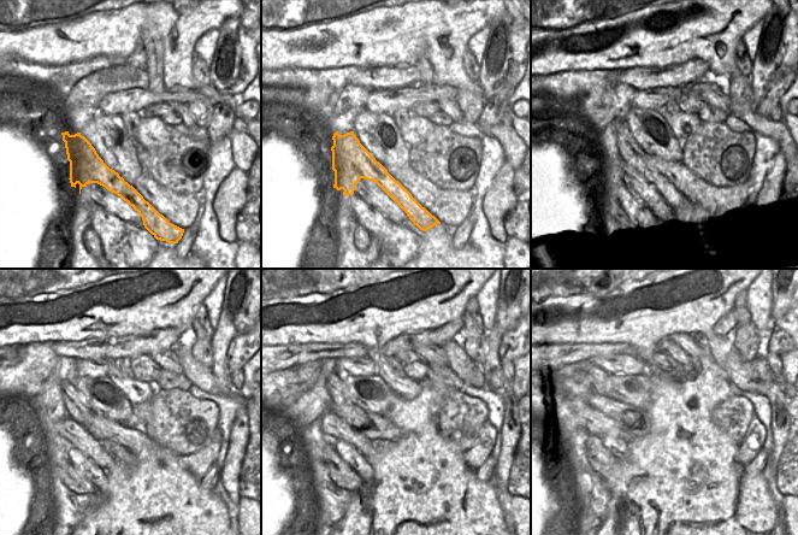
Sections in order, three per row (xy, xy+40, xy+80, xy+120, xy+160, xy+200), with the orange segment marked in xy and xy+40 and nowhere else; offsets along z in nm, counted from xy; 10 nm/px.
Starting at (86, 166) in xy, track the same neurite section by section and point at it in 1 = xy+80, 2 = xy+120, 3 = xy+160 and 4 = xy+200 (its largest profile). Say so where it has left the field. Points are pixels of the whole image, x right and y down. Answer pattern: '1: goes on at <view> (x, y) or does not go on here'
1: goes on at xy+80 (621, 150)
2: goes on at xy+120 (76, 406)
3: goes on at xy+160 (336, 386)
4: goes on at xy+200 (598, 376)

